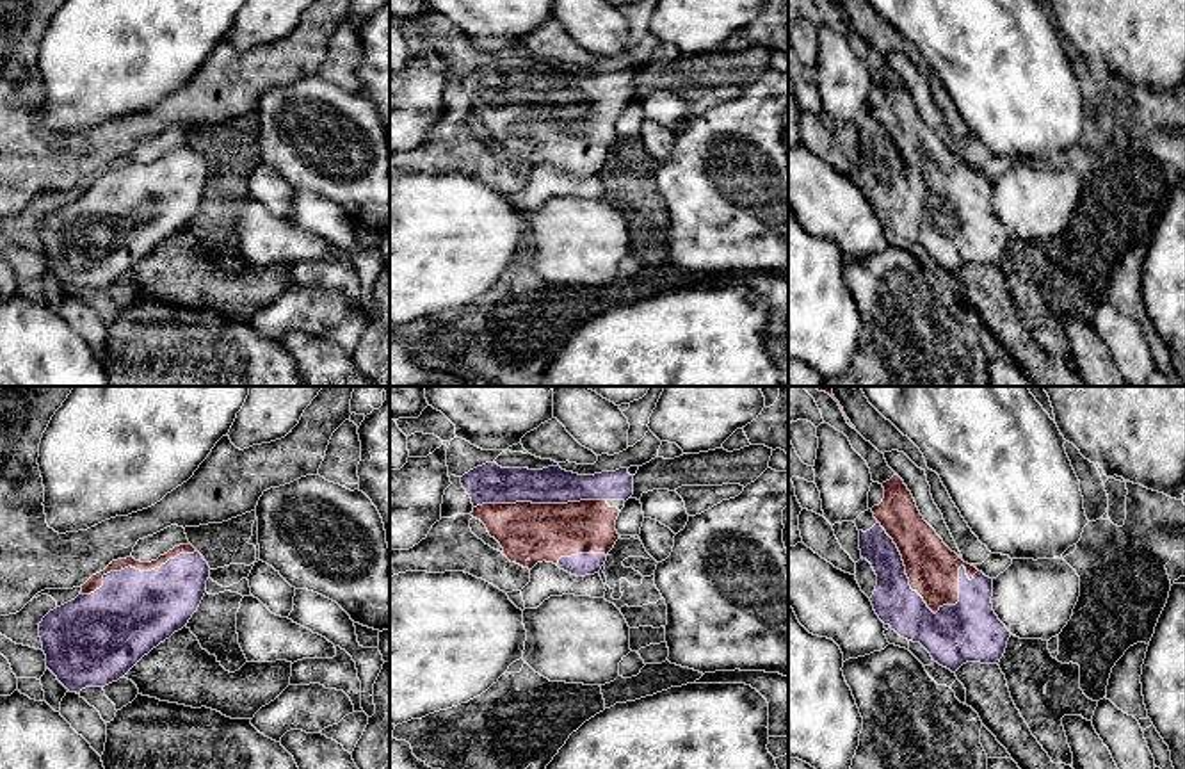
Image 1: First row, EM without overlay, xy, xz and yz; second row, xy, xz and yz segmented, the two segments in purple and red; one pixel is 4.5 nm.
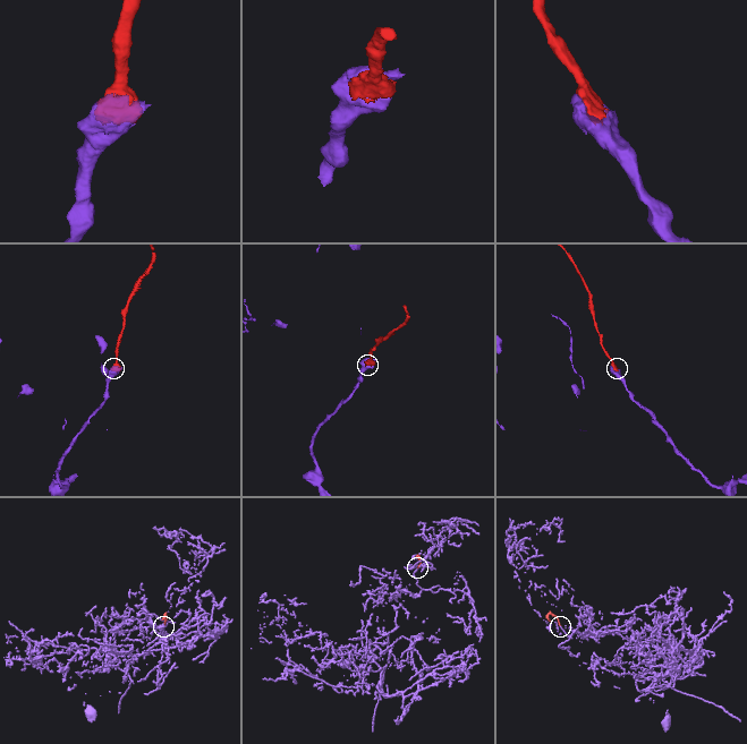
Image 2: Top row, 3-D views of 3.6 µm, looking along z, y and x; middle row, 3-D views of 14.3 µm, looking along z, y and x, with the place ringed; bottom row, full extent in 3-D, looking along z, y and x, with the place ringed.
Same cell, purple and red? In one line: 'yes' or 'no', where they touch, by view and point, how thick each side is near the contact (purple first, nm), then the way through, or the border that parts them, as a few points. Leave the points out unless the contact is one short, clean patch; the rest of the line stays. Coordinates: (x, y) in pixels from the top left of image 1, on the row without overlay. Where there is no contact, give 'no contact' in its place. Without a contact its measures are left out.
yes; contact yz (906, 178); calibres 200 and 240 nm

